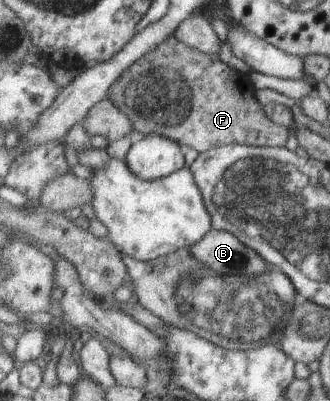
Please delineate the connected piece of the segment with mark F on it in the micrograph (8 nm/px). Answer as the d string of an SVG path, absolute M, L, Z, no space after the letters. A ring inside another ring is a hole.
M170 36L155 50L143 55L108 87L106 98L131 117L135 125L136 138L160 133L179 144L195 148L198 152L224 144L246 144L249 146L284 147L290 139L286 126L271 120L254 96L255 88L249 71L238 71L224 63L218 54L206 54L187 46L176 36Z

